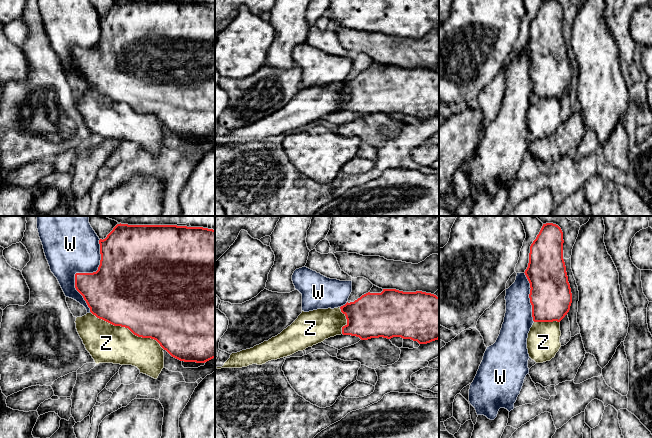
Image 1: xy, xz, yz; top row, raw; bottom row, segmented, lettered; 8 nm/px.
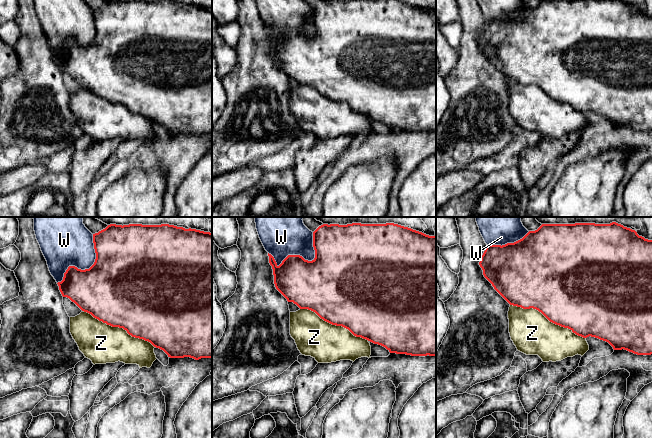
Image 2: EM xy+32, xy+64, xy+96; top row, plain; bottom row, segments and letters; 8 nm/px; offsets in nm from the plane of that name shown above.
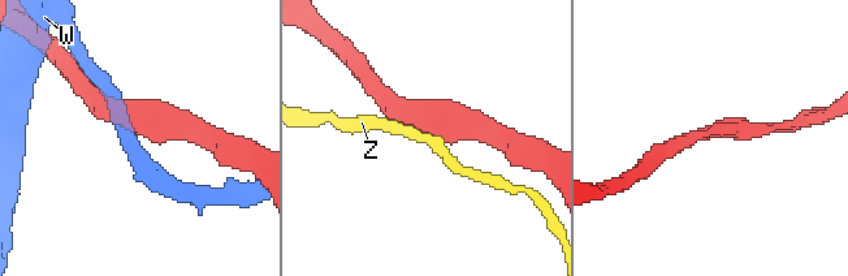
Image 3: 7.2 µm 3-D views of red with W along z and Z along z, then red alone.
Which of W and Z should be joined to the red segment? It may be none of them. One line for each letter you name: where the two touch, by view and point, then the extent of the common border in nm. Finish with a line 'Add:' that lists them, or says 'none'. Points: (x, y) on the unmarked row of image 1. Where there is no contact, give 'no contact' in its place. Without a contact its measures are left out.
Z: xy (128, 104) | 650 nm
Add: Z

